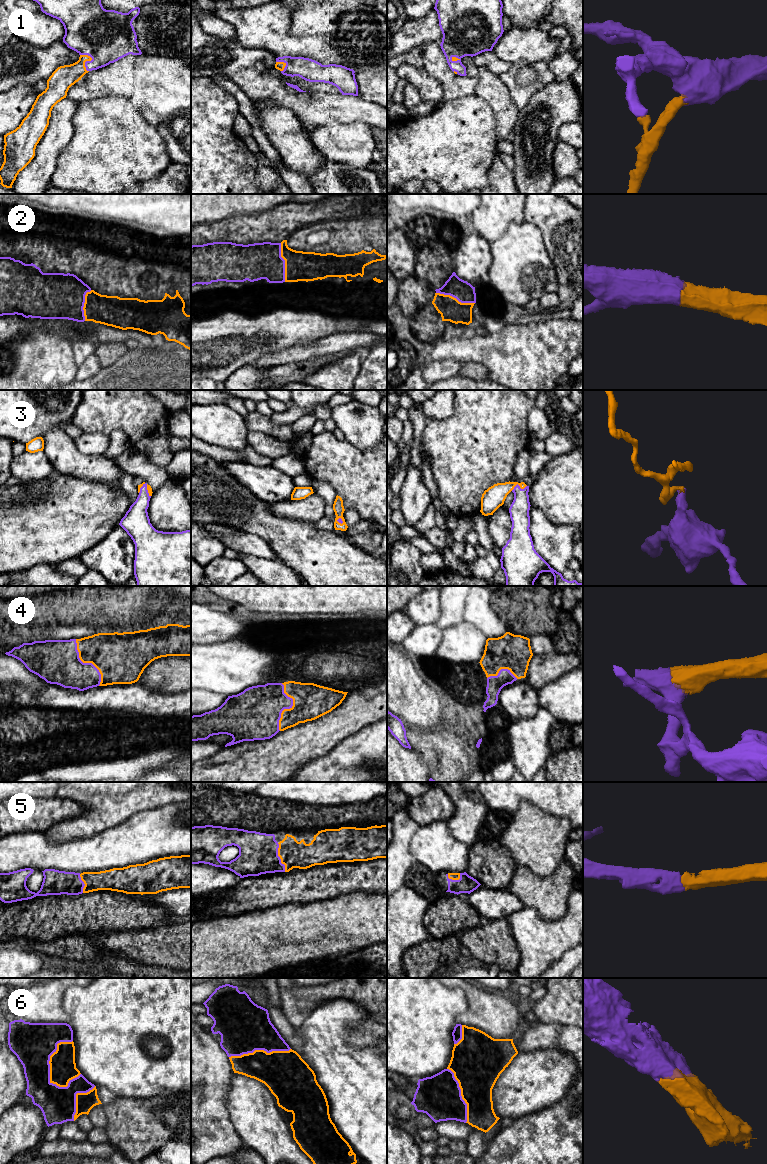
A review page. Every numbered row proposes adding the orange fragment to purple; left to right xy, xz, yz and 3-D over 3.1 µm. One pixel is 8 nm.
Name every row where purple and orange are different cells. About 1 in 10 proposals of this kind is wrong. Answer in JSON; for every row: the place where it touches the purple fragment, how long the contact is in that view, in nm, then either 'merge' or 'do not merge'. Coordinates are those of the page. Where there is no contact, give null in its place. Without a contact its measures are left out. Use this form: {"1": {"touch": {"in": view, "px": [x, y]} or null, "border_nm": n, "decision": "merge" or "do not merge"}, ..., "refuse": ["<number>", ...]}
{"1": {"touch": {"in": "xy", "px": [89, 61]}, "border_nm": 160, "decision": "merge"}, "2": {"touch": {"in": "xz", "px": [284, 262]}, "border_nm": 320, "decision": "merge"}, "3": {"touch": {"in": "yz", "px": [518, 485]}, "border_nm": 130, "decision": "merge"}, "4": {"touch": {"in": "xz", "px": [289, 708]}, "border_nm": 380, "decision": "merge"}, "5": {"touch": {"in": "xz", "px": [279, 857]}, "border_nm": 240, "decision": "merge"}, "6": {"touch": {"in": "xy", "px": [49, 1060]}, "border_nm": 400, "decision": "merge"}, "refuse": []}

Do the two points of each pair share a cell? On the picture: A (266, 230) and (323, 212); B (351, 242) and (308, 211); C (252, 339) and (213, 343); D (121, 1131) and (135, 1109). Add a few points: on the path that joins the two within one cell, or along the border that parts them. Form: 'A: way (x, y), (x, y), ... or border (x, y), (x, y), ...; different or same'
A: way (280, 222), (289, 216), (309, 213); same
B: border (344, 220), (320, 220), (301, 226), (298, 229); different
C: way (242, 340), (223, 343); same
D: way (126, 1126), (135, 1117), (135, 1114); same

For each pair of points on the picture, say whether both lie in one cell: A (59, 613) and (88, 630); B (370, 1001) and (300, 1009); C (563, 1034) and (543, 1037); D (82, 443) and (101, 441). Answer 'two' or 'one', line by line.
A: two
B: one
C: one
D: one

